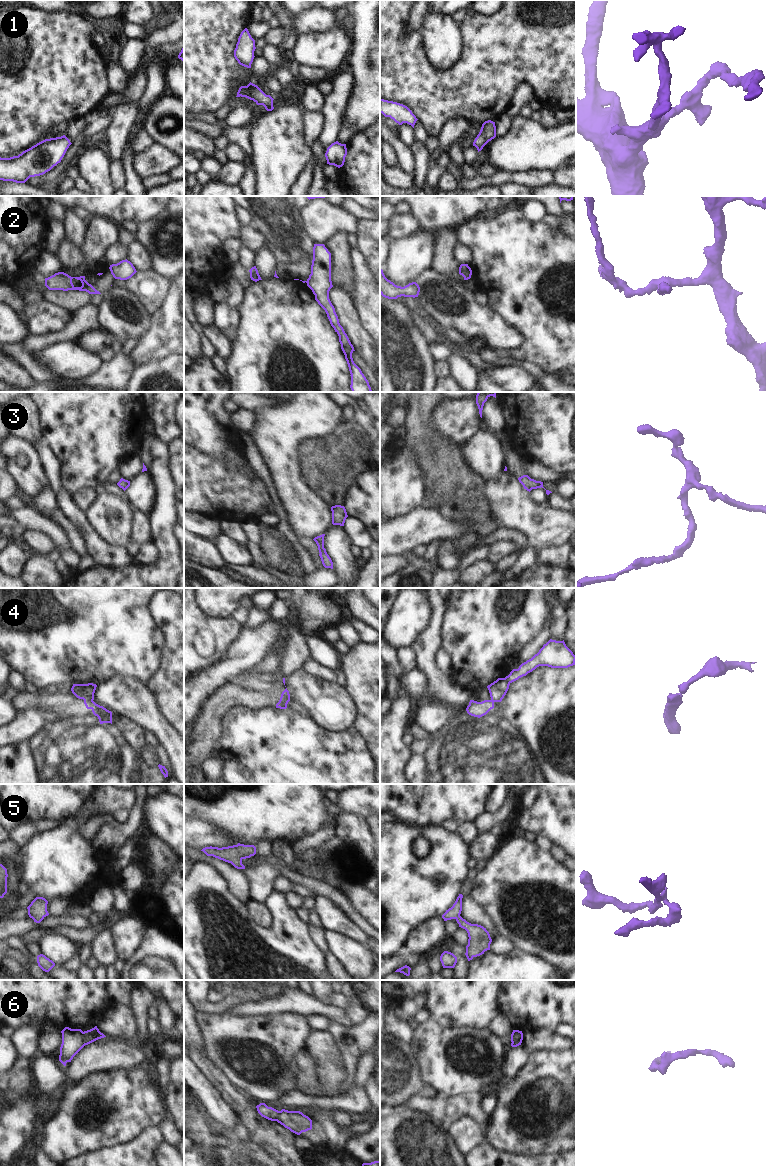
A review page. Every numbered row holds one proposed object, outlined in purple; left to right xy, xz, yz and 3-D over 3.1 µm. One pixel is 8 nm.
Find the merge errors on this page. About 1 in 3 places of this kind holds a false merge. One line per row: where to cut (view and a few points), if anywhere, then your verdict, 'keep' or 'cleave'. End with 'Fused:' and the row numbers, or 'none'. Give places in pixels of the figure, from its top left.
1: no cut | keep
2: yz (464, 277), (467, 279) | cleave
3: no cut | keep
4: xz (289, 700), (279, 701) | cleave
5: no cut | keep
6: xy (82, 1032), (82, 1041), (85, 1044) | cleave
Fused: 2, 4, 6

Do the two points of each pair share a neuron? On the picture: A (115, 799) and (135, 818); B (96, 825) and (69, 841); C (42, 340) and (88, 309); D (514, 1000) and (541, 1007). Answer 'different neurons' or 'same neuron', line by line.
A: different neurons
B: different neurons
C: same neuron
D: same neuron

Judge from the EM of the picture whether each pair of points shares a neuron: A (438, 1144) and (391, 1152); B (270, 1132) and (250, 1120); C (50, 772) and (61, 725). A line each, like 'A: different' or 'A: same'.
A: same
B: same
C: different

